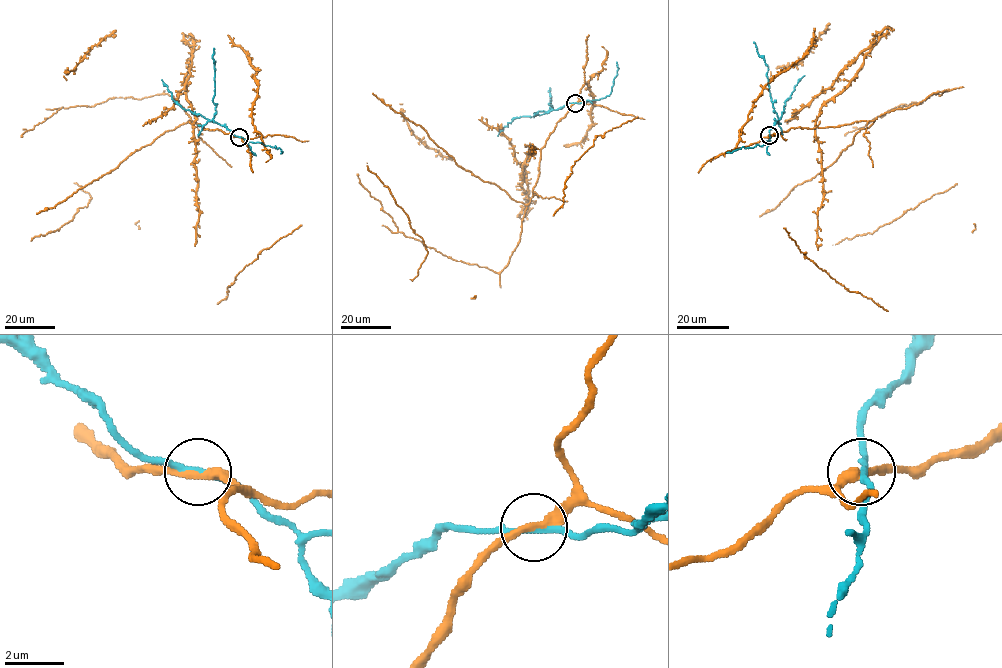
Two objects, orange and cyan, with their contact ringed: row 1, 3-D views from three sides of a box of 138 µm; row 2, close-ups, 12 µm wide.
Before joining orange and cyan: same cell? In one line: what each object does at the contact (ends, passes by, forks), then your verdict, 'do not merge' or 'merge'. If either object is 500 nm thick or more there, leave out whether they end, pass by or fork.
orange passes by; cyan passes by; do not merge

